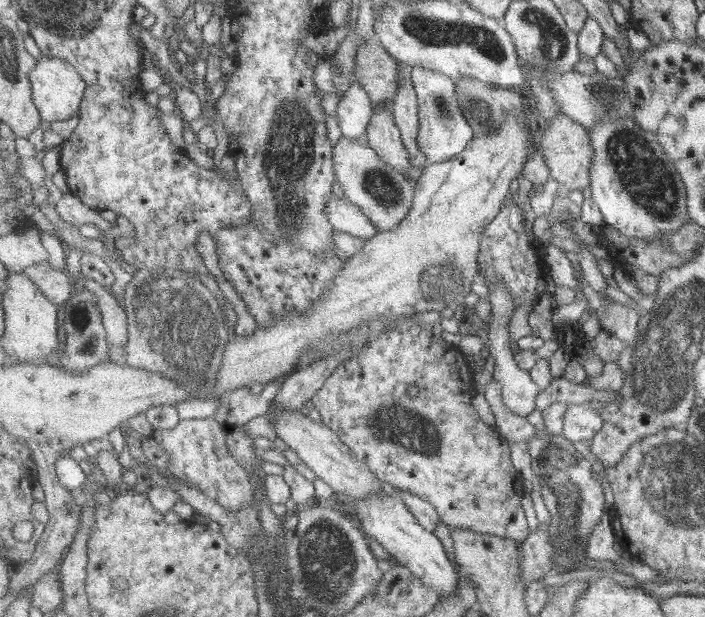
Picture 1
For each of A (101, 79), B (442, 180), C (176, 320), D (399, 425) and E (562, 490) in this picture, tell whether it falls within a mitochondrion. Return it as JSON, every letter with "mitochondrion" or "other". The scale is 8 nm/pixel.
{"A":"other","B":"other","C":"mitochondrion","D":"mitochondrion","E":"mitochondrion"}

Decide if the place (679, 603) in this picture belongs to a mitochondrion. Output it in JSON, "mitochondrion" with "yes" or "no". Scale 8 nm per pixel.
{"mitochondrion":"no"}

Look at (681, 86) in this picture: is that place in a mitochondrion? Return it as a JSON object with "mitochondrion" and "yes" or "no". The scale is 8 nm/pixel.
{"mitochondrion":"no"}

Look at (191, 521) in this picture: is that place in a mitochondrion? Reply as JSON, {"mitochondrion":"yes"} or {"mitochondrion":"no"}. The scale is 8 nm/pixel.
{"mitochondrion":"no"}

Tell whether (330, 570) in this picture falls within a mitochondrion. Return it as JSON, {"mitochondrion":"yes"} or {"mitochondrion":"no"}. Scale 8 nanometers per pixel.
{"mitochondrion":"yes"}

